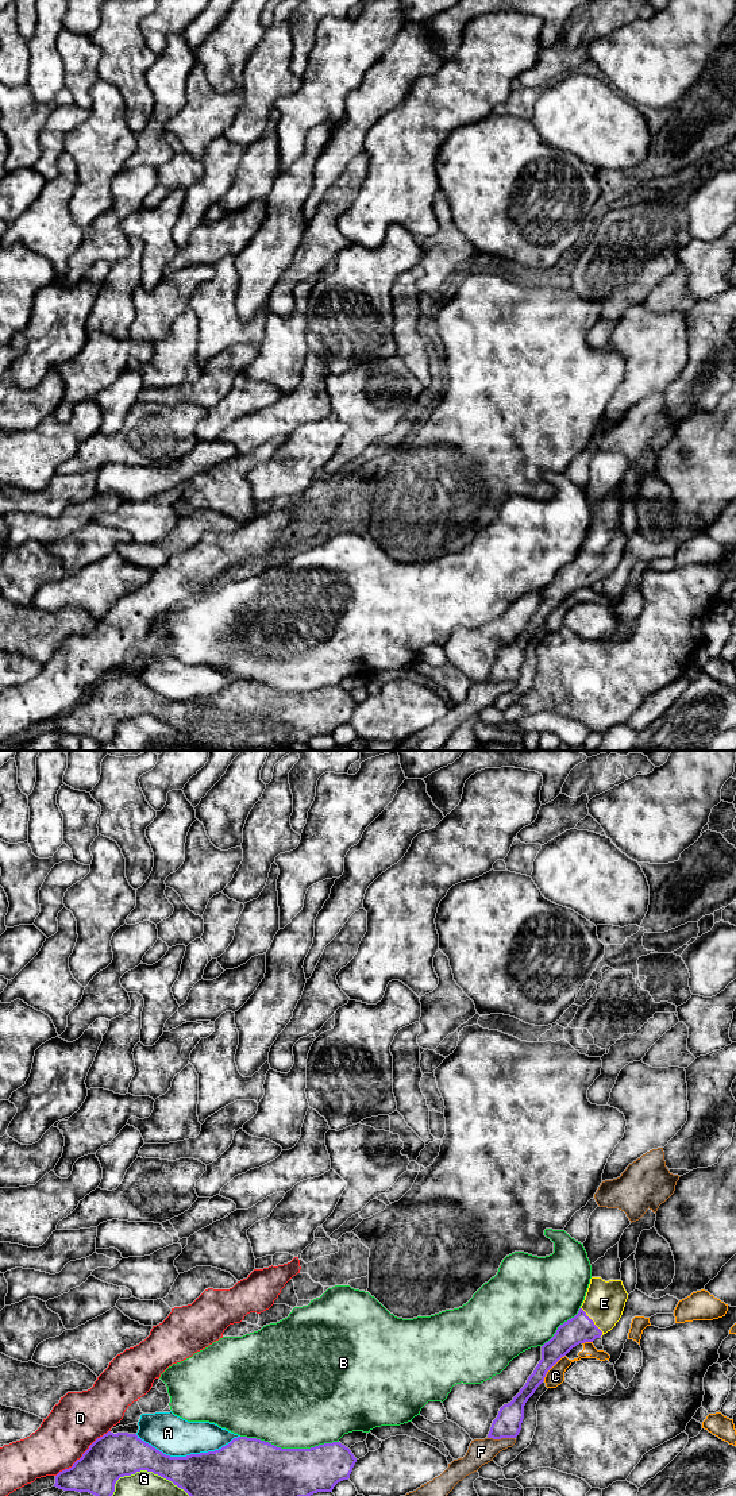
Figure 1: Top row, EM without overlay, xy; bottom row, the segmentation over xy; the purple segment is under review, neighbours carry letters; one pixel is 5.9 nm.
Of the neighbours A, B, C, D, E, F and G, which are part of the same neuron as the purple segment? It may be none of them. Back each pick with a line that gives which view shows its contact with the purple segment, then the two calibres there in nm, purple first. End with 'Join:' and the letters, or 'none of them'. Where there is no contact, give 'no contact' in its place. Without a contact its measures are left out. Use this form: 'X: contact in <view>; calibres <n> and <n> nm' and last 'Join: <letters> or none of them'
E: contact in xy; calibres 170 and 240 nm
Join: E

